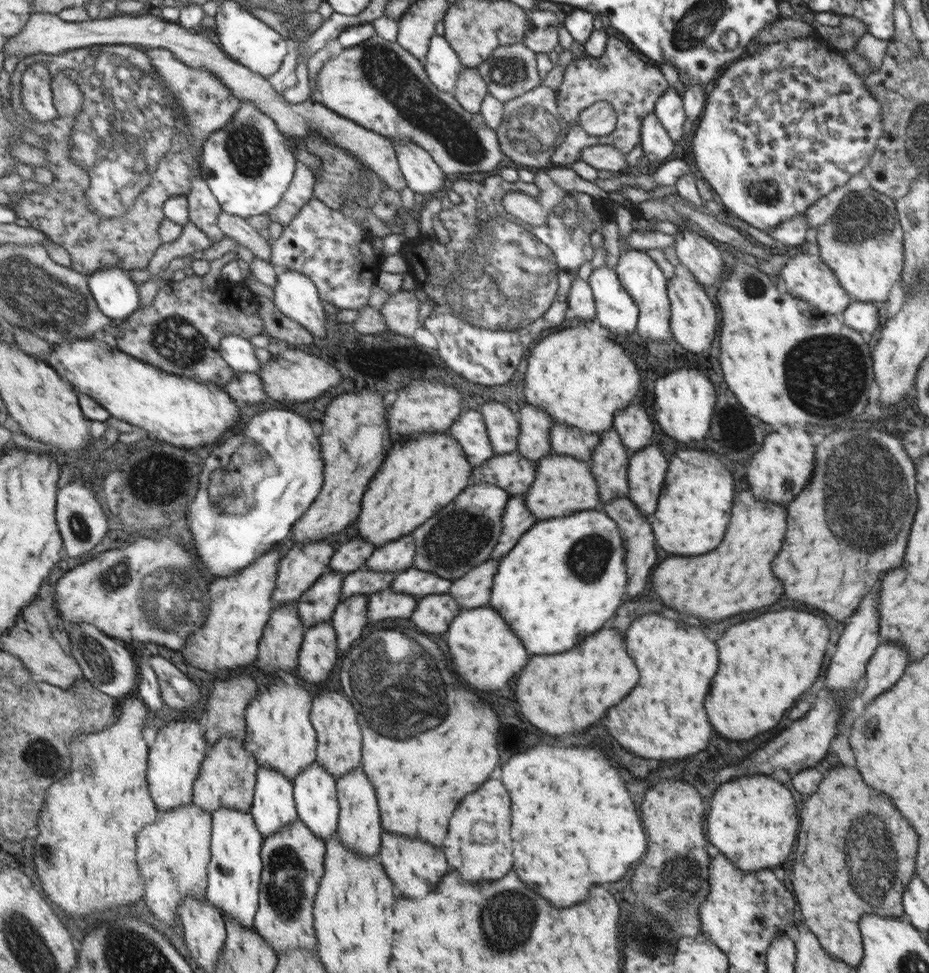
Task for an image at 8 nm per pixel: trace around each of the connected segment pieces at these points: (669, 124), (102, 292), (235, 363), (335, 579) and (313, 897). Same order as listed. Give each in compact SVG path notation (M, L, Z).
M675 89L667 90L662 97L659 97L655 106L656 116L669 132L674 144L680 144L684 134L684 121L687 116L683 107L683 100Z
M118 265L104 267L90 276L90 283L96 301L110 318L126 321L141 309L140 285L134 282L134 278L128 269Z
M234 333L225 336L221 342L221 353L236 371L260 374L262 372L263 364L258 360L256 347L251 339Z
M329 570L299 601L301 617L309 629L318 623L332 620L343 601L345 578L342 571Z
M300 818L266 838L263 859L265 869L257 929L272 943L280 957L296 947L318 949L315 904L327 873L327 841Z

